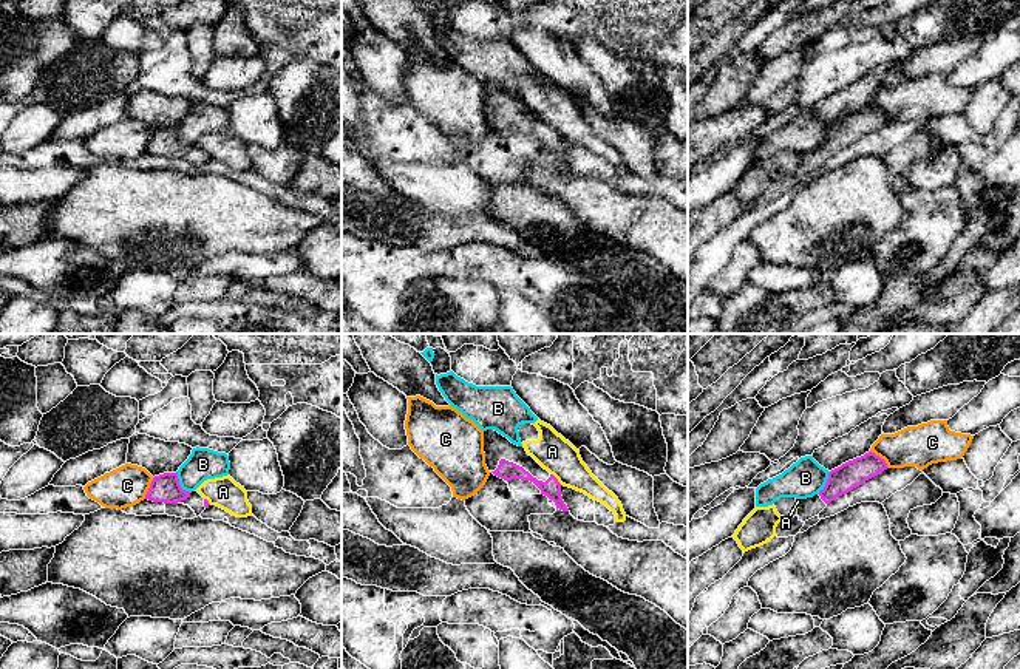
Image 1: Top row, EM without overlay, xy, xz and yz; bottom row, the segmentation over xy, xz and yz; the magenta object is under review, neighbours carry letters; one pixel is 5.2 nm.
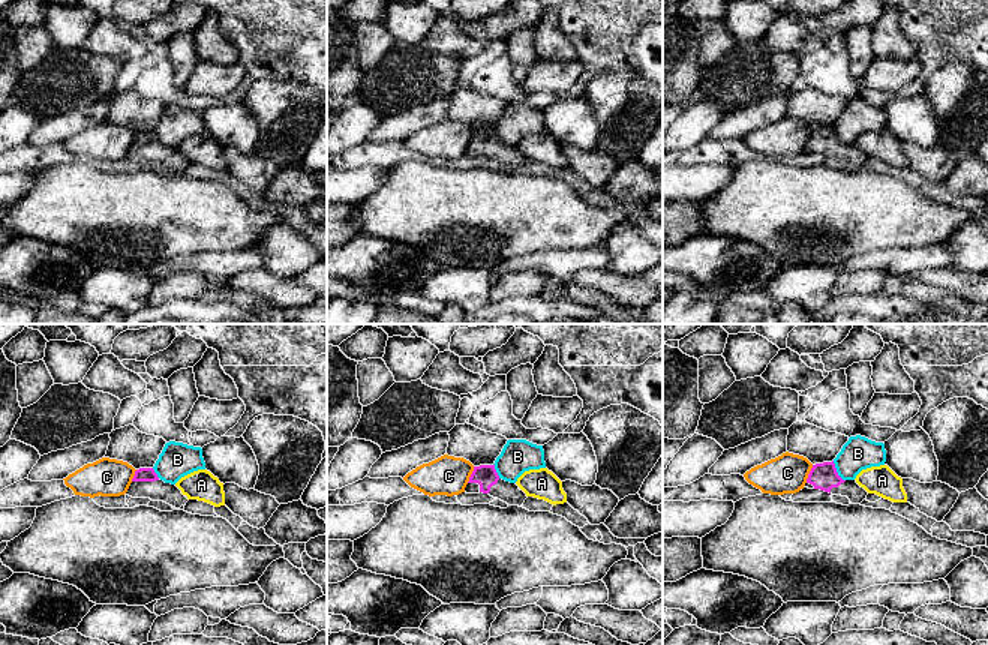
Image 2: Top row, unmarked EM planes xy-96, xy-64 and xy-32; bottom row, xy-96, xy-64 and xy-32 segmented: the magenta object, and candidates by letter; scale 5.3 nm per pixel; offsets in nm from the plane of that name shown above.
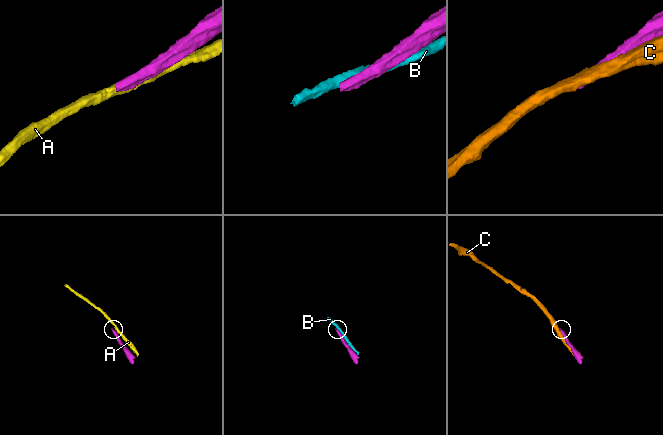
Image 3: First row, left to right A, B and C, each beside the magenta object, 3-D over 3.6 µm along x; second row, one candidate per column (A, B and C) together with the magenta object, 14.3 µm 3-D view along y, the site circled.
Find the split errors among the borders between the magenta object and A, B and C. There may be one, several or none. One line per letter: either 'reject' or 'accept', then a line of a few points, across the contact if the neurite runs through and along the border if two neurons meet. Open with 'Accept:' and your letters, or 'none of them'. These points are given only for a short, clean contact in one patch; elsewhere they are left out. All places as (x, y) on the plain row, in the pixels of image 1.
Accept: none of them
A: reject; line xz (550, 127), (561, 138)
B: reject
C: reject

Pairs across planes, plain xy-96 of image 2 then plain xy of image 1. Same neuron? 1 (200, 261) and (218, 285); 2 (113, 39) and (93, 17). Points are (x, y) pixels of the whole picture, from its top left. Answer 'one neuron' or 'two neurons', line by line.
1: two neurons
2: two neurons

